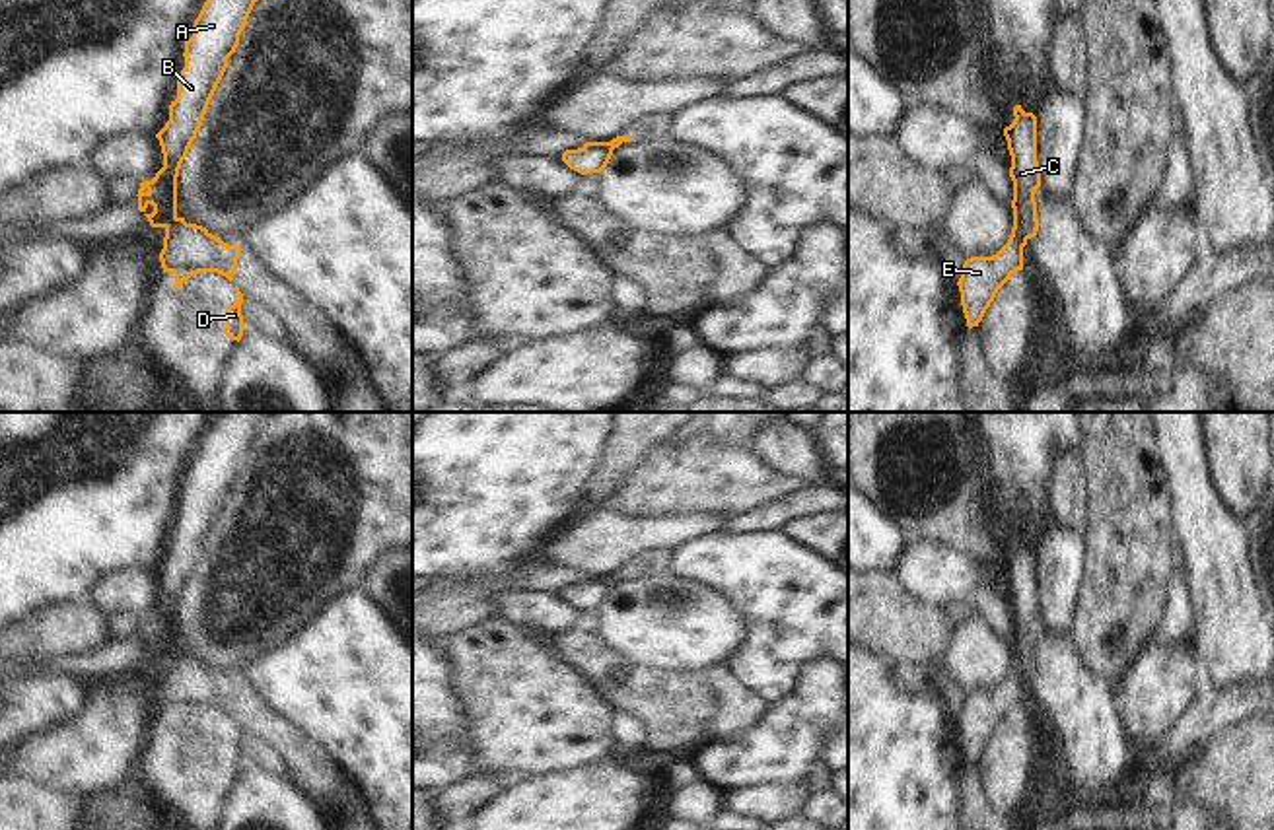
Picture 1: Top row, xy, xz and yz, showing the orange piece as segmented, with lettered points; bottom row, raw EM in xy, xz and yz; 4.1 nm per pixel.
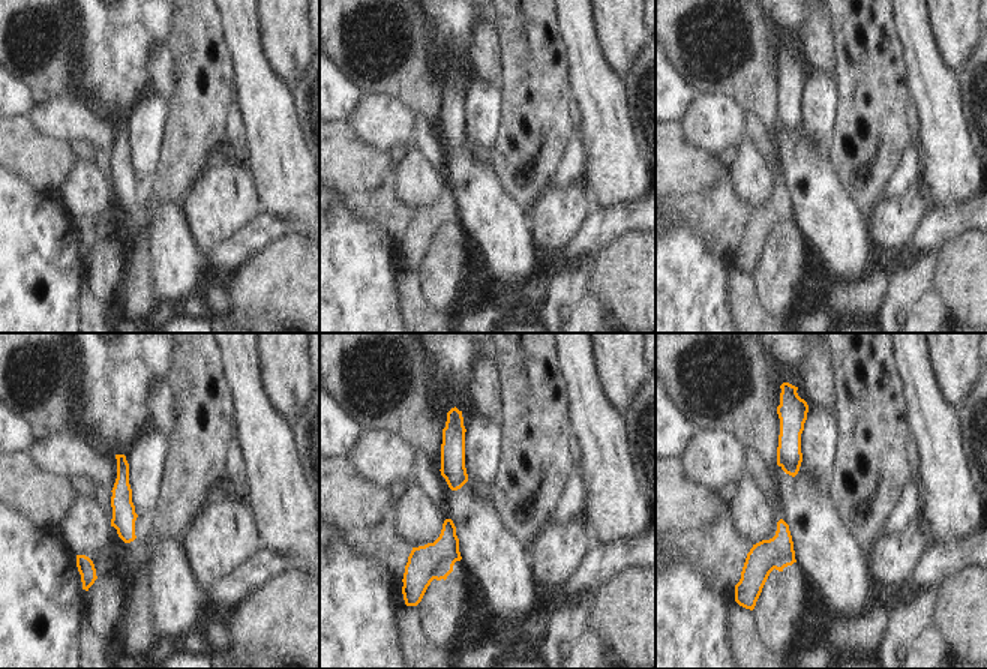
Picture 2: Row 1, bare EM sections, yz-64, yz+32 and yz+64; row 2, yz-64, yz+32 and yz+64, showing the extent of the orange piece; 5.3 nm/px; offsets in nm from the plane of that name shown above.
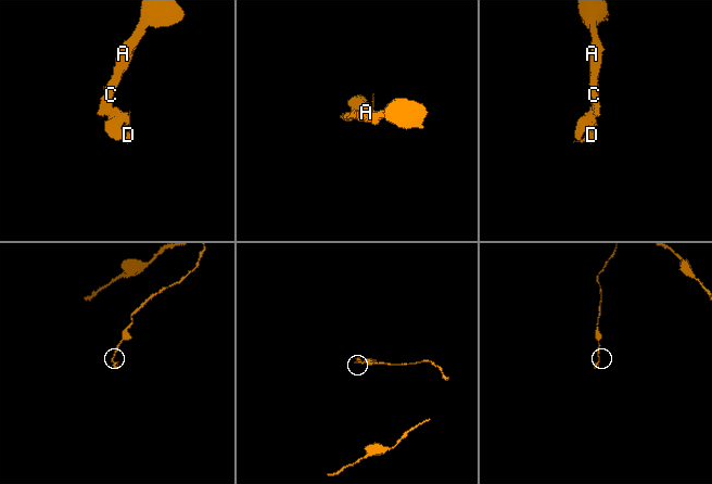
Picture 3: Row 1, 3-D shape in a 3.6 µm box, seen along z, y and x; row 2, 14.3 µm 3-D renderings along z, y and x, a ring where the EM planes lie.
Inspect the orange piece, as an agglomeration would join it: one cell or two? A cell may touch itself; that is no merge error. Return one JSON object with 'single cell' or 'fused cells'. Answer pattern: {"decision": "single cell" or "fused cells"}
{"decision": "fused cells"}

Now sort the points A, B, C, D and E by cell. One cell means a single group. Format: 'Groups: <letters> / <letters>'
Groups: A B C / D E

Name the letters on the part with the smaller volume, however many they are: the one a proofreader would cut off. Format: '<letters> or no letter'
D, E

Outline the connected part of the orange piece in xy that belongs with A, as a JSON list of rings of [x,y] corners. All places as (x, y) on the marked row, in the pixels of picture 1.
[[[206,0],[185,41],[185,68],[177,78],[177,99],[169,121],[156,134],[163,167],[152,181],[140,183],[138,210],[152,227],[165,227],[177,218],[177,177],[183,159],[204,121],[208,103],[239,45],[239,35],[257,0]]]

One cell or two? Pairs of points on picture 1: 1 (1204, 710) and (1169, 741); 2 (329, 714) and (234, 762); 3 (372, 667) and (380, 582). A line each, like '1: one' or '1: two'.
1: one
2: two
3: two

